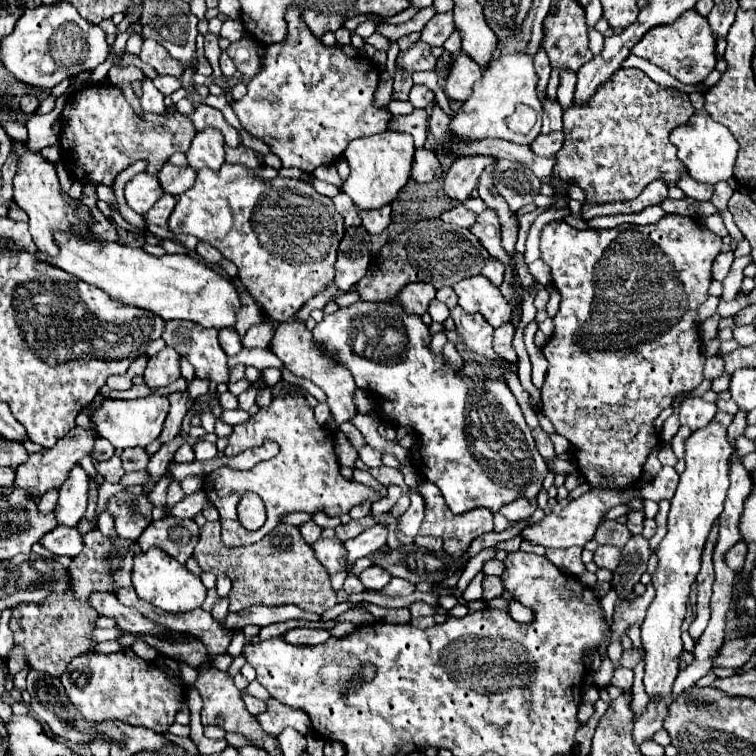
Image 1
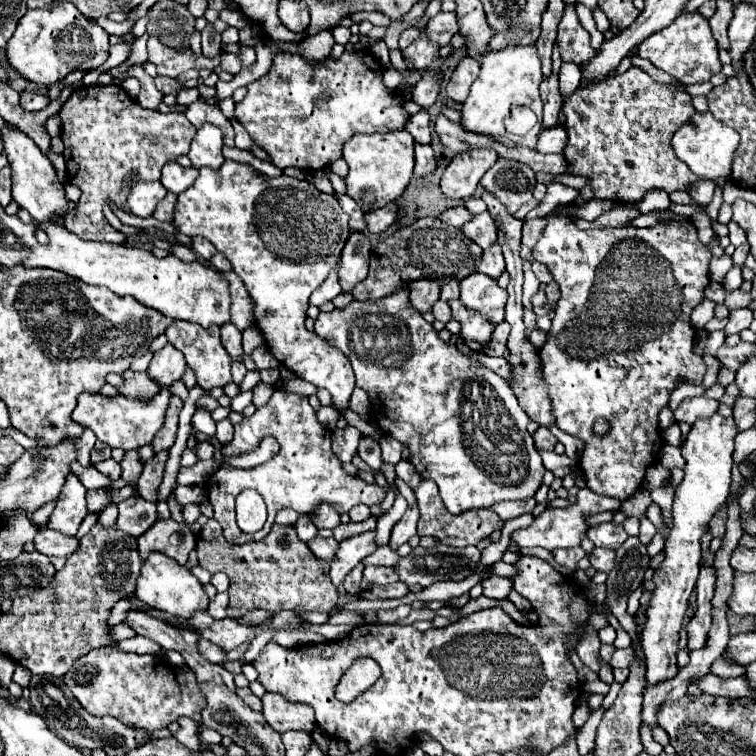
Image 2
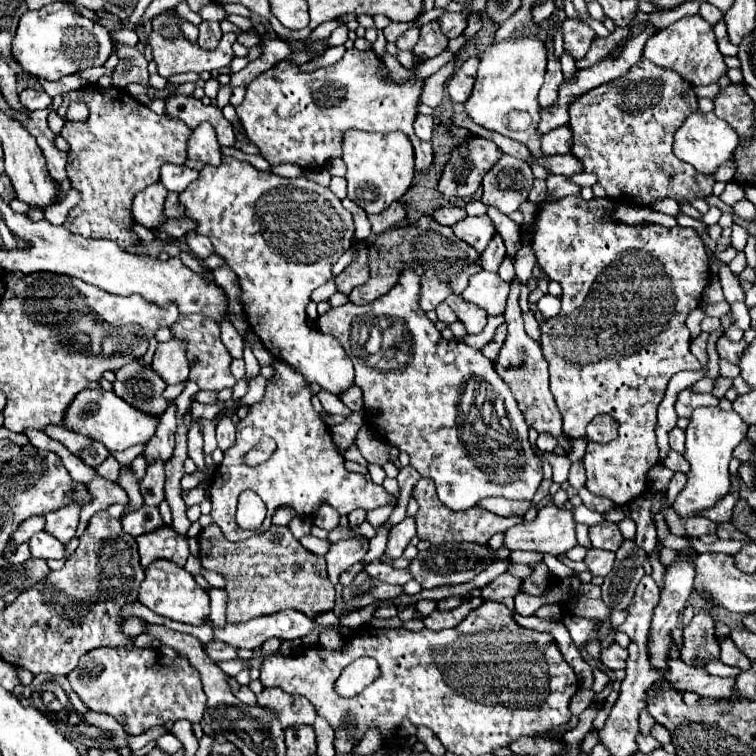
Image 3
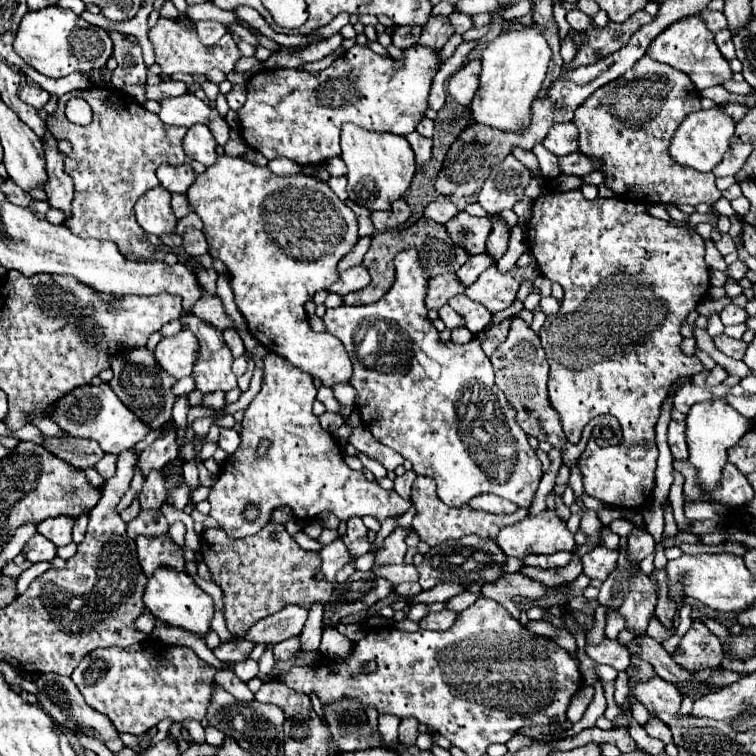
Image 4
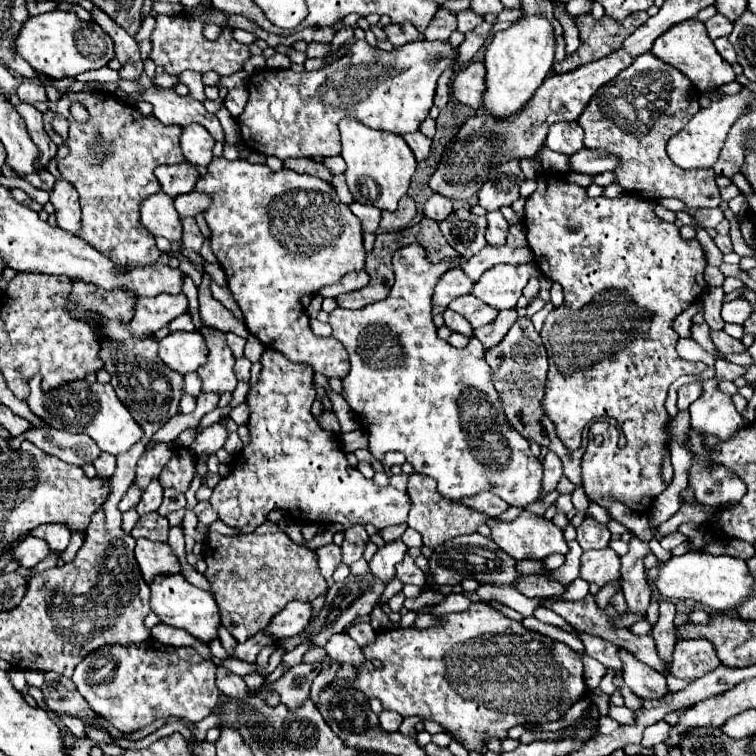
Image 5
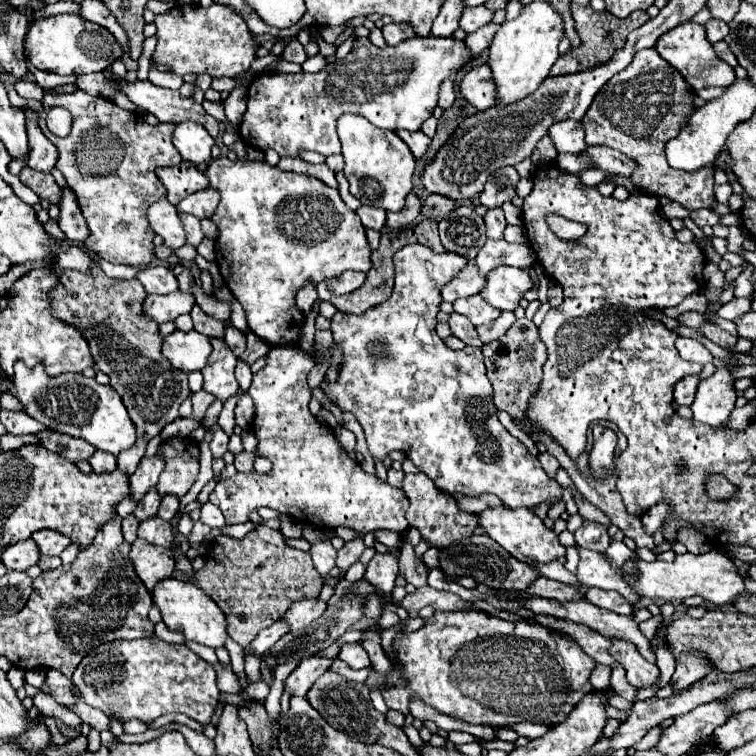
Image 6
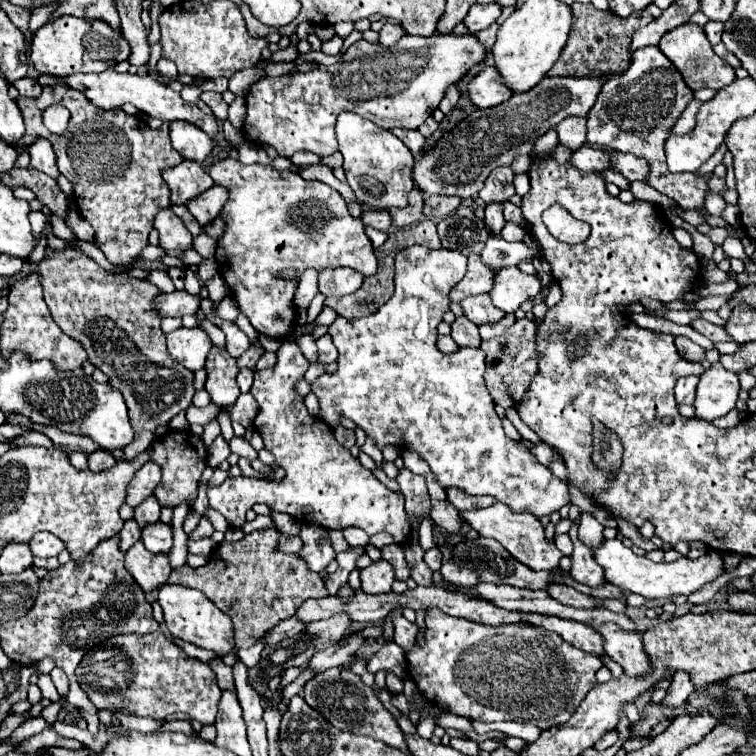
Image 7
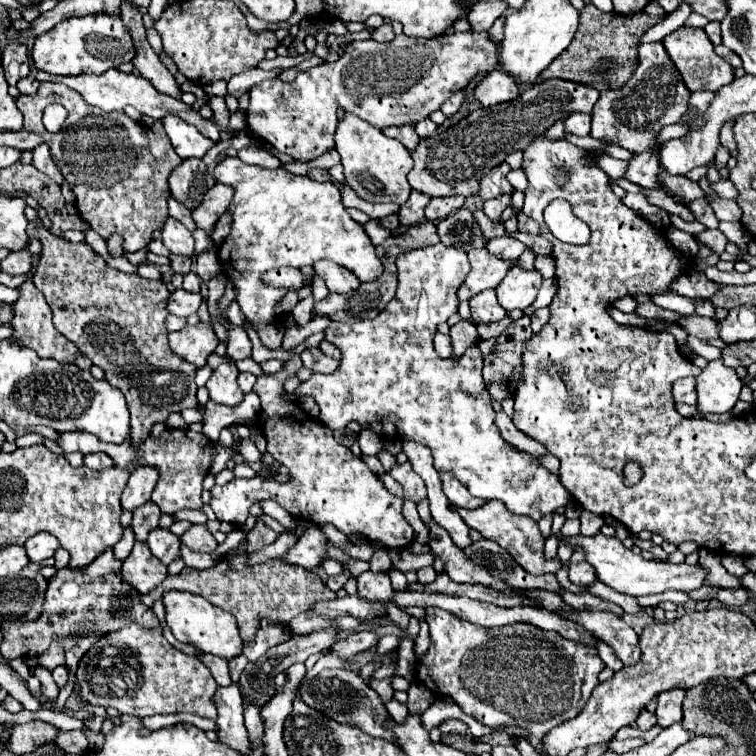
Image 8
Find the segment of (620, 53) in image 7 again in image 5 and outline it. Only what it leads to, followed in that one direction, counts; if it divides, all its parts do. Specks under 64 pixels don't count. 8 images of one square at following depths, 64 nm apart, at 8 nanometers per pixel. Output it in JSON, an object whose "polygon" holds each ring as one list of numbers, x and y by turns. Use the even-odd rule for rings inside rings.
{"polygon":[[634,12,622,22,612,20,608,16,604,16,600,22,594,22,592,14,580,14,578,16,580,48,566,60,554,64,554,72,570,72,582,64,608,56,610,52,618,50,626,40,626,36,630,36,648,18,650,18,648,12]]}

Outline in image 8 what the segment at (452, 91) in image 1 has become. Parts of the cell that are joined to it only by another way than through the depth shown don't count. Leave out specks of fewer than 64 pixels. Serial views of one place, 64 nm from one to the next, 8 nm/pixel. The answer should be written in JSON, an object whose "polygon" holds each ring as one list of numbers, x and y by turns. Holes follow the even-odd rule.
{"polygon":[[498,68,488,72,474,88,474,96,482,106,496,106,502,102,510,102,518,98,518,94,520,86]]}

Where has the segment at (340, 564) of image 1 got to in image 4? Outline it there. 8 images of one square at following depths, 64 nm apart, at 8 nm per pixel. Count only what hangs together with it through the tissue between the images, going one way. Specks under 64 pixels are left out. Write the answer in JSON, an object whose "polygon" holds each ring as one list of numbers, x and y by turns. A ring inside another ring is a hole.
{"polygon":[[298,532,296,536,294,536,294,540,302,546,302,548,306,548,306,550,314,550,314,552,320,552,320,548,322,548,322,544,318,542,318,540,314,540,314,538,308,538,304,532]]}

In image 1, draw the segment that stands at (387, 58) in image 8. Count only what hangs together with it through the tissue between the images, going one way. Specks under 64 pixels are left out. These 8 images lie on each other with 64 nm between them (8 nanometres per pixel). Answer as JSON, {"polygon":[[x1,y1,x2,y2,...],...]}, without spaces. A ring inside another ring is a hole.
{"polygon":[[294,6,288,8,286,20,286,40,282,40,282,44,270,44,270,48,264,48,260,72,248,82,248,94,242,100,232,102,232,110,254,138,272,148,272,152,282,160,284,168,300,168,302,172,312,174,318,166,334,164,352,140,384,132,392,114,372,106,374,92,378,88,378,70,372,60,362,56,348,58,342,48,324,46,316,36,310,34,308,26,300,20,298,8]]}

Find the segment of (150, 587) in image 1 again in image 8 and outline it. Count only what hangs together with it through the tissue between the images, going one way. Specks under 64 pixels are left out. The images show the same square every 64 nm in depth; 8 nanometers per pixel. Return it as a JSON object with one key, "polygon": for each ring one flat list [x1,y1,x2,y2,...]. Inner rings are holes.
{"polygon":[[170,590,164,592,162,596,164,608,166,608,166,622,172,630,172,634,186,644,196,646,200,652,210,652,216,654,220,658,234,658,242,652,242,638,238,634,238,626,236,626,236,618,228,612,224,612,222,608,210,604,204,596,186,592,186,590]]}

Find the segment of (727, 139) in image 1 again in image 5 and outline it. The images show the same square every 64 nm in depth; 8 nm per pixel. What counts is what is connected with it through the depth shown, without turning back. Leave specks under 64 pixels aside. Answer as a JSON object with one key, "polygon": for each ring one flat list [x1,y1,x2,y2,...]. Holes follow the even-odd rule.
{"polygon":[[744,88,746,92,740,92,740,94,734,94,734,96,726,96,722,98,720,102,712,102,708,108,702,108,700,112,696,112,690,122,672,136,672,140,668,142,668,156,670,160,684,168,684,170,690,170,690,168,712,168,720,156,720,150,724,148,724,142,726,142,726,136,728,136,728,130,732,128,732,124,738,120,738,116,742,114,742,110,746,110,746,104,754,98,754,94]]}

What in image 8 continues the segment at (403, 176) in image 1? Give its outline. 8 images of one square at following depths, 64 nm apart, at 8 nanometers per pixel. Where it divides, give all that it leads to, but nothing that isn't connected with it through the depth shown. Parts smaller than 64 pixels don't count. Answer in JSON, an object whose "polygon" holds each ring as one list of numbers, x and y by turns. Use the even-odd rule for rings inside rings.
{"polygon":[[344,114,336,130,336,150,342,158,346,184,362,200,368,200,374,204,392,202,398,206,402,206,408,200,412,188,406,176,412,170,412,156,406,148,402,148,402,144,398,144,398,140,386,138,382,130,374,128,372,124,364,122,354,114]]}

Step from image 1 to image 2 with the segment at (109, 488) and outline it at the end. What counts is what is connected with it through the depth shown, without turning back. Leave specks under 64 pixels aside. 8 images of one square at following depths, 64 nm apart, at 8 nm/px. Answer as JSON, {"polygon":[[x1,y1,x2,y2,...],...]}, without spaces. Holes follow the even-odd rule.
{"polygon":[[92,513,88,514,82,521,77,534,75,535,78,540,80,540,84,535,86,535,90,529,97,523,99,514]]}

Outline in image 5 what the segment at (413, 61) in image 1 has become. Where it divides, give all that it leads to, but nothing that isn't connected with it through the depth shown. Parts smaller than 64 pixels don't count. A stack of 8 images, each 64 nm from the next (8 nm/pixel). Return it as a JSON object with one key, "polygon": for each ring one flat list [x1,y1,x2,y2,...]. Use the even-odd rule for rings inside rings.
{"polygon":[[440,8,440,10,434,14,430,26,426,28,424,40,428,40,428,42,434,42,434,40,448,40,454,30,456,30,456,16,450,14,448,10]]}

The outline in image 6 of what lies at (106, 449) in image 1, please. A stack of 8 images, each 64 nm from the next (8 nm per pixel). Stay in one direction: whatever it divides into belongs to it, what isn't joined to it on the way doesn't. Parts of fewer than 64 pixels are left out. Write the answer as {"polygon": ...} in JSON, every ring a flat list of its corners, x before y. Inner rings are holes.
{"polygon":[[50,428,36,432,34,436,40,440,40,446,46,446,50,452,56,452,70,462,88,460,96,452,96,446,92,446,84,438,76,438,76,436,56,432,56,430,50,430]]}

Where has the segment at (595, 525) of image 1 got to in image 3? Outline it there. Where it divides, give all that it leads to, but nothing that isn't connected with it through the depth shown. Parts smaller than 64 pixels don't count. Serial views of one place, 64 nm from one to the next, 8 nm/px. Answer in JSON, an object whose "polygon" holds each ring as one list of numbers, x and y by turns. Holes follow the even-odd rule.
{"polygon":[[582,488,580,490,580,498,582,498,582,504,586,506,586,508,590,508,590,510,596,510,596,512,608,512,610,508,616,508,616,504,612,502,612,500,608,500,608,498,602,498,602,496,596,496,596,494,592,494,592,492,588,492,586,488],[554,504,544,506,534,522,516,524,504,534,504,546,508,550,536,550,558,556,576,546,576,522,572,510,562,510]]}

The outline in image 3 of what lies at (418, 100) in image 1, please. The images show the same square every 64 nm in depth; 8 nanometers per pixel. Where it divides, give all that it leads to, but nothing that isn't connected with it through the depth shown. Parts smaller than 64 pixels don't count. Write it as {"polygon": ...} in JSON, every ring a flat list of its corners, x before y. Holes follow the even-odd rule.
{"polygon":[[454,60,448,62,446,66,442,66,436,74,432,74,432,76,428,76,424,80,422,96,420,96,422,104,426,104,430,108,436,108,442,102,442,98,444,98,444,84,446,84,448,76,452,74,452,70,454,70]]}

